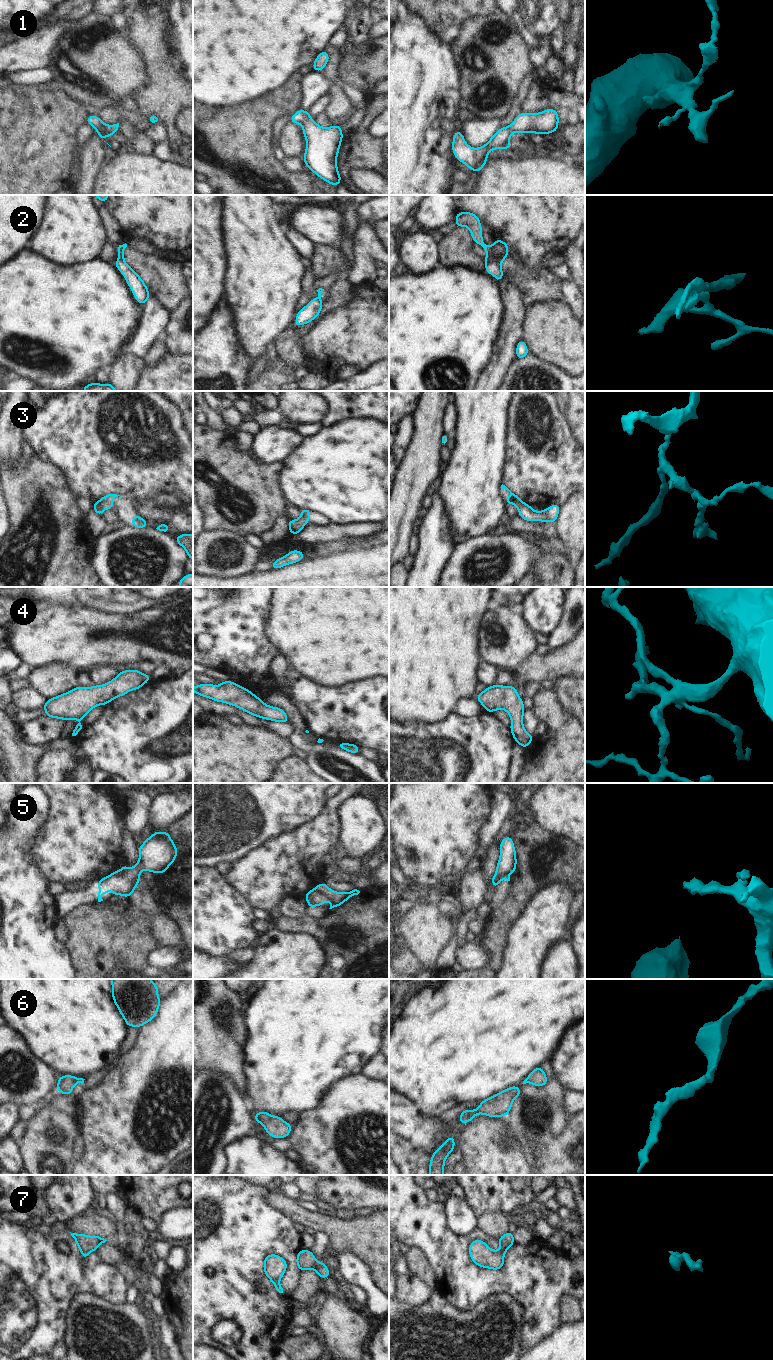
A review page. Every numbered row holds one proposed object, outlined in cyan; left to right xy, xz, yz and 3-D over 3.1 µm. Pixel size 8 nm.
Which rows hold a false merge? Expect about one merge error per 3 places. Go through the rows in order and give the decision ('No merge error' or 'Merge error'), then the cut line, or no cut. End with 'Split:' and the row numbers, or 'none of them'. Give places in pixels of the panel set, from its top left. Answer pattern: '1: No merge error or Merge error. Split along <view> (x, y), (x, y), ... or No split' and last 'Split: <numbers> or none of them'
1: No merge error. No split
2: Merge error. Split along yz (493, 245), (493, 257), (485, 265)
3: No merge error. No split
4: No merge error. No split
5: No merge error. No split
6: No merge error. No split
7: No merge error. No split
Split: 2.

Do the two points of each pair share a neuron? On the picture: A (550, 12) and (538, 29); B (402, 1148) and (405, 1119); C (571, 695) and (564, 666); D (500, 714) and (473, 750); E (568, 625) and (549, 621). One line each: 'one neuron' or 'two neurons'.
A: one neuron
B: two neurons
C: two neurons
D: two neurons
E: two neurons

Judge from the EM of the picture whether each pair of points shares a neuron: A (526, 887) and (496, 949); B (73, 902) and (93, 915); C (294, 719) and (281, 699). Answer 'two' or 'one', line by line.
A: one
B: two
C: one

